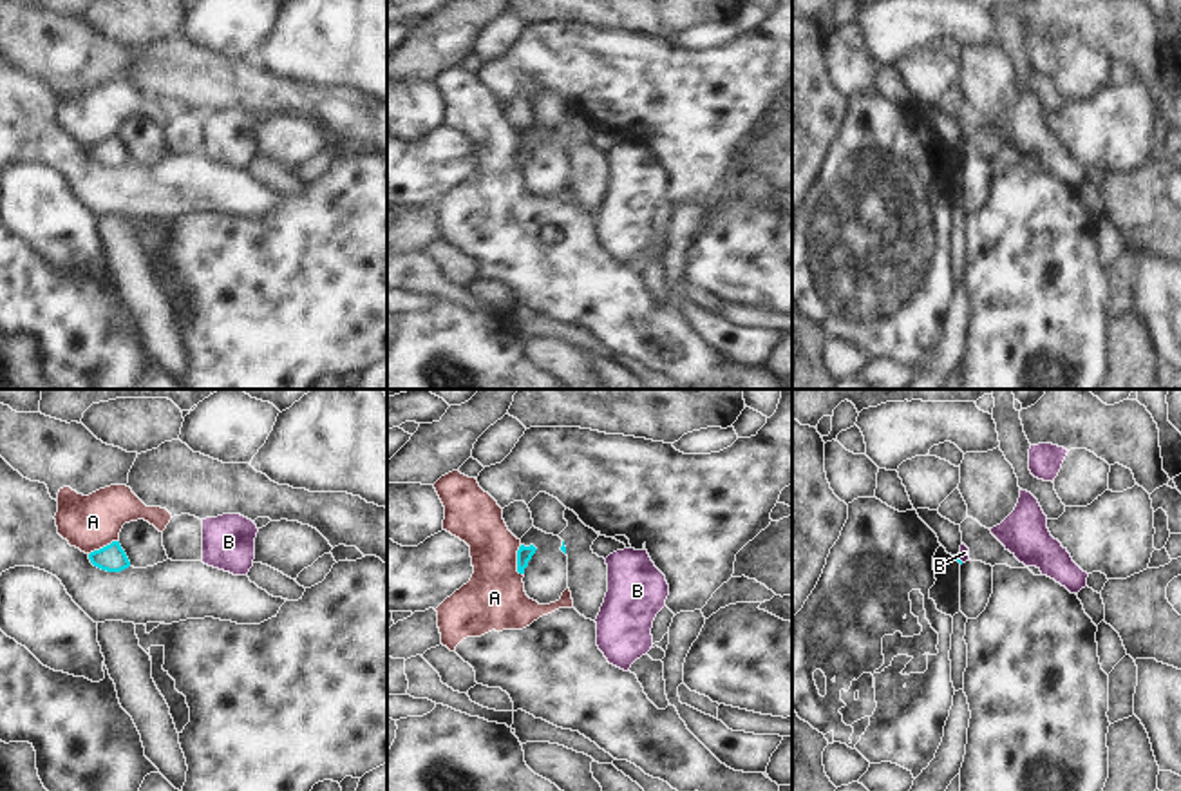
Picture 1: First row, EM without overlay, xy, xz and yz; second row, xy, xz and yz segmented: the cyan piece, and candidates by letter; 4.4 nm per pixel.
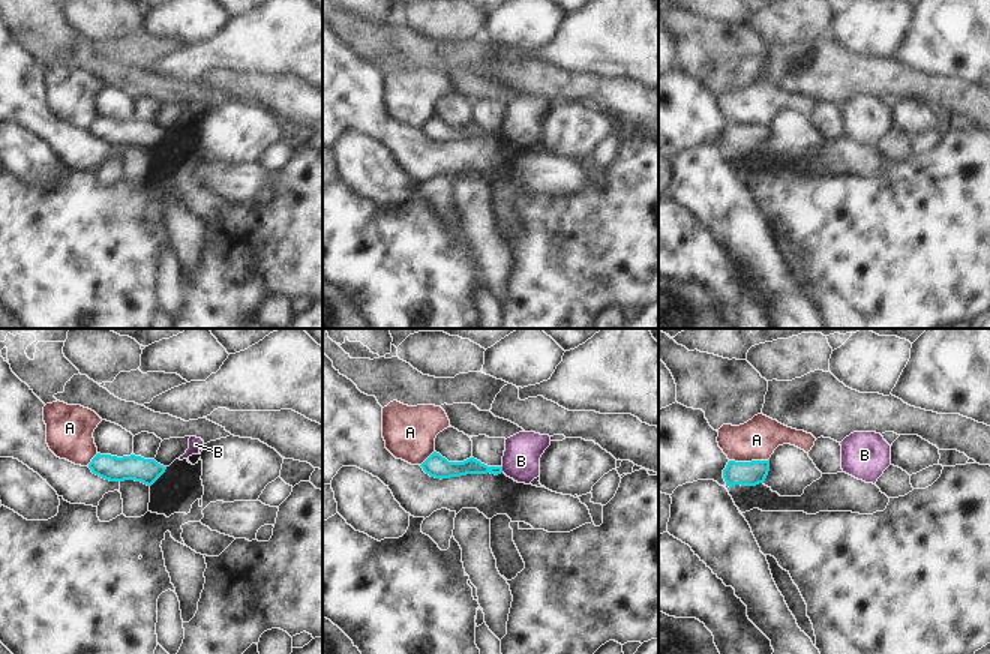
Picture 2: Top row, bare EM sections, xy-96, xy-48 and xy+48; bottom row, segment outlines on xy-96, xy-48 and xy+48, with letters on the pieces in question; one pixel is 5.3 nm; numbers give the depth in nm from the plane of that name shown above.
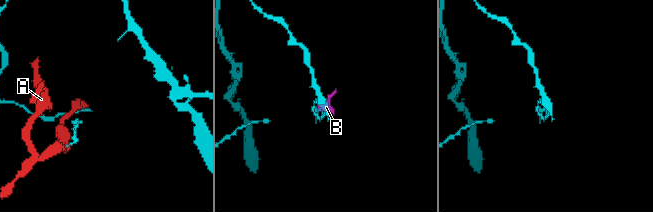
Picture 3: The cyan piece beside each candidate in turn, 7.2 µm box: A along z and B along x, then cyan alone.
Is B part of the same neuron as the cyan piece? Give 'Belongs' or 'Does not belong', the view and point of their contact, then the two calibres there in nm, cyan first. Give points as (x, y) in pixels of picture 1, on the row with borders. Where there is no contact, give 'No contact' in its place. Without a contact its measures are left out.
Does not belong. Touches cyan at yz (959, 560). Thickness 20 nm (cyan) against 50 nm.

